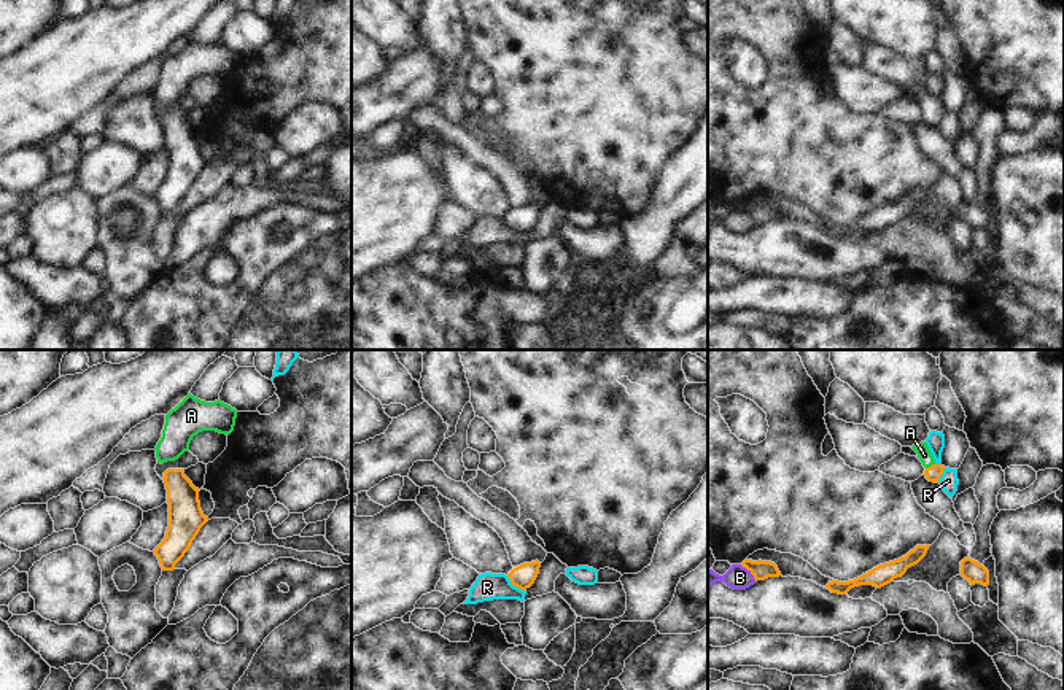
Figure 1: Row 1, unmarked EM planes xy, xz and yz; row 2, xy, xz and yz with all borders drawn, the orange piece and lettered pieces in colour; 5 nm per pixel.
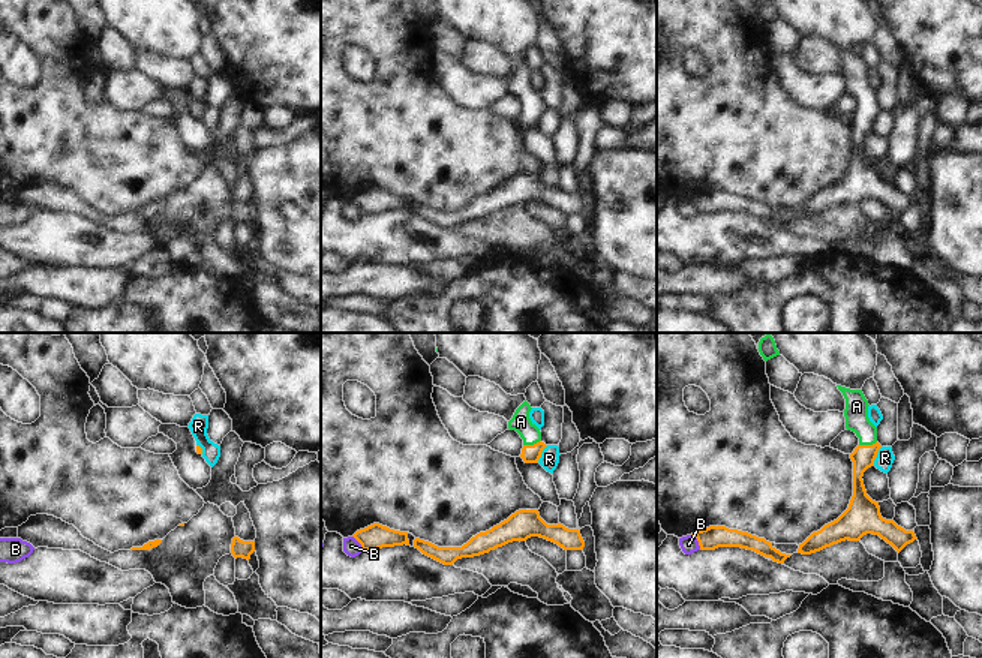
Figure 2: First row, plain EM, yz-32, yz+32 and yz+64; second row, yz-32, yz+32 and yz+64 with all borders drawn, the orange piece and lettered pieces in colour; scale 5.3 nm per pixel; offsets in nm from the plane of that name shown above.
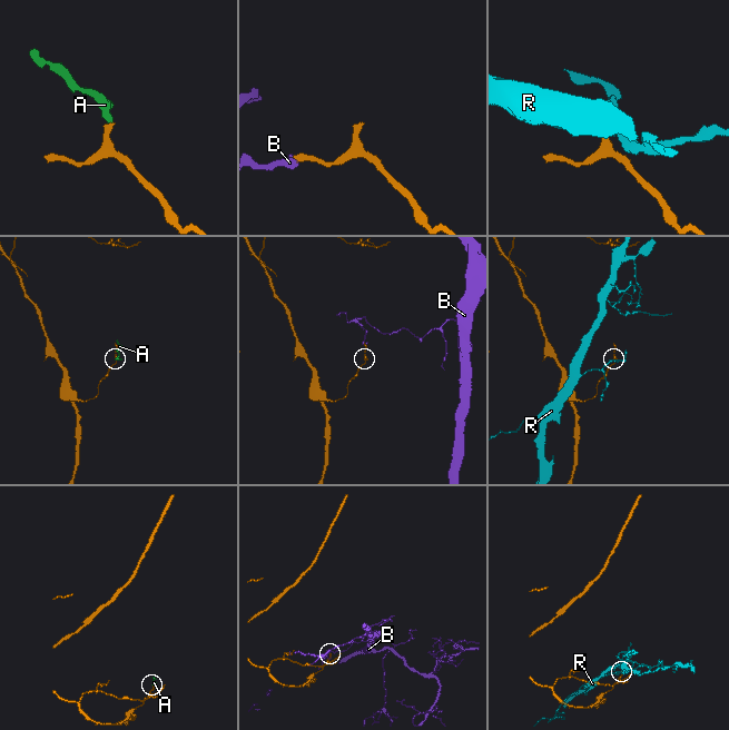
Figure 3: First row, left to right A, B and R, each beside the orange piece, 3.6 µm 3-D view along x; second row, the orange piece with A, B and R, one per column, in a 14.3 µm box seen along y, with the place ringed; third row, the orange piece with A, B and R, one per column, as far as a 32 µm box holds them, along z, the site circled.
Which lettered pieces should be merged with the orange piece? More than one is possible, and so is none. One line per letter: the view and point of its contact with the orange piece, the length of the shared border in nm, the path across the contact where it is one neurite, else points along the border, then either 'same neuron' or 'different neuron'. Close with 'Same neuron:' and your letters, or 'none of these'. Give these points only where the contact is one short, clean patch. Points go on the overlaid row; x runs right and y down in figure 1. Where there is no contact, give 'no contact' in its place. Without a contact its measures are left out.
A: contact yz (931, 466); length 60 nm; way yz (934, 472), (931, 466), (924, 455); same neuron
B: contact yz (751, 573); length 120 nm; border yz (740, 565), (756, 581); different neuron
R: contact xz (514, 585); length 120 nm; border xz (506, 576), (524, 590); different neuron
Same neuron: A

